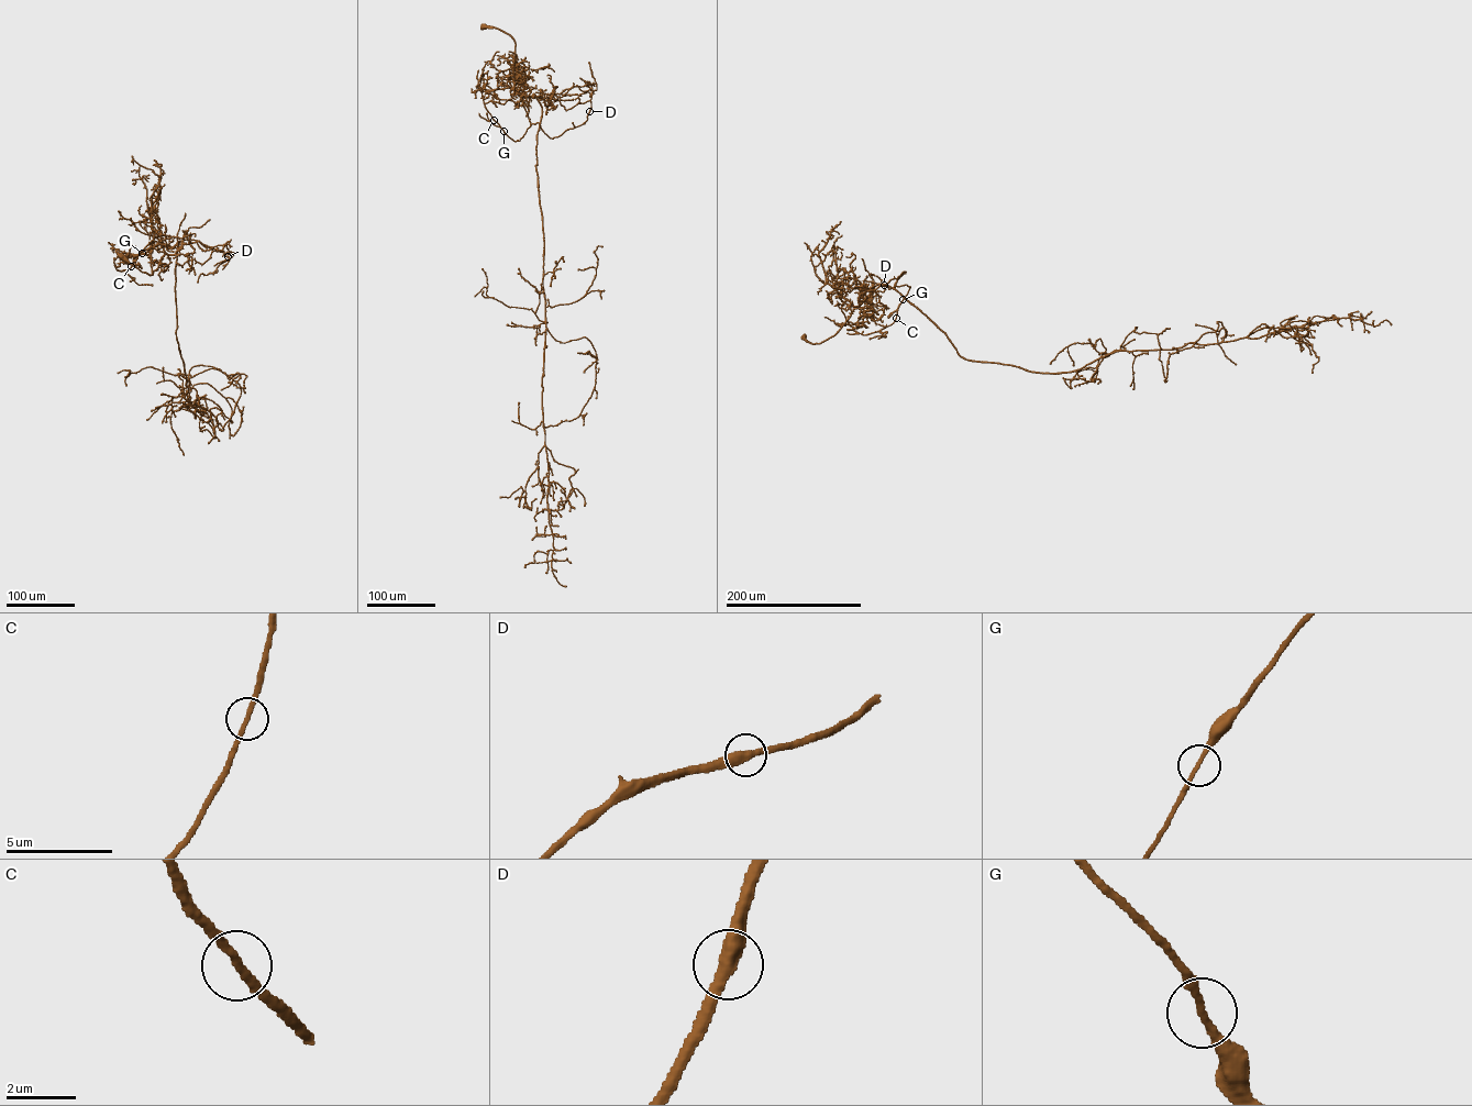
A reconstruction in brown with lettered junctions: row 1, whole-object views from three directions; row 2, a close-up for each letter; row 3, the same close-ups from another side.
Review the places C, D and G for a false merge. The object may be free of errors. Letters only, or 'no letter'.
no letter

